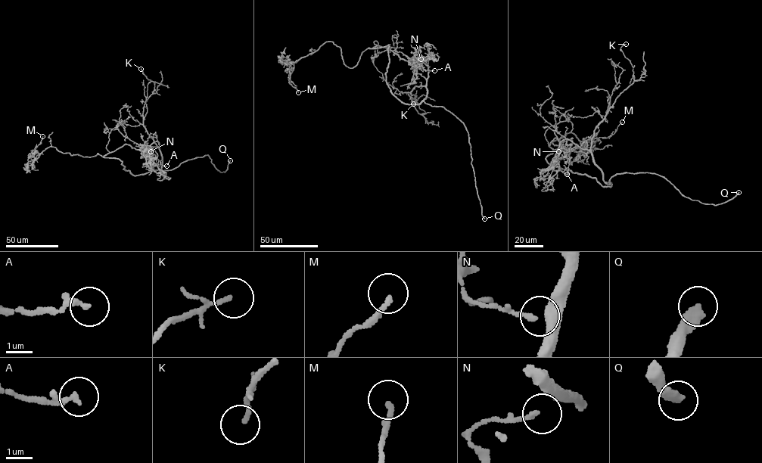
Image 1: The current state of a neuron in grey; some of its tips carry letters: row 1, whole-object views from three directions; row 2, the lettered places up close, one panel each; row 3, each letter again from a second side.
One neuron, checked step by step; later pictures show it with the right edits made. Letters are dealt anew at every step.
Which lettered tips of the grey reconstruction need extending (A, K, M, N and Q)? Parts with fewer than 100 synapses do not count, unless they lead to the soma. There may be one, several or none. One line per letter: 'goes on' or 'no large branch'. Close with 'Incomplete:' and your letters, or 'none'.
A: no large branch
K: no large branch
M: no large branch
N: no large branch
Q: goes on
Incomplete: Q

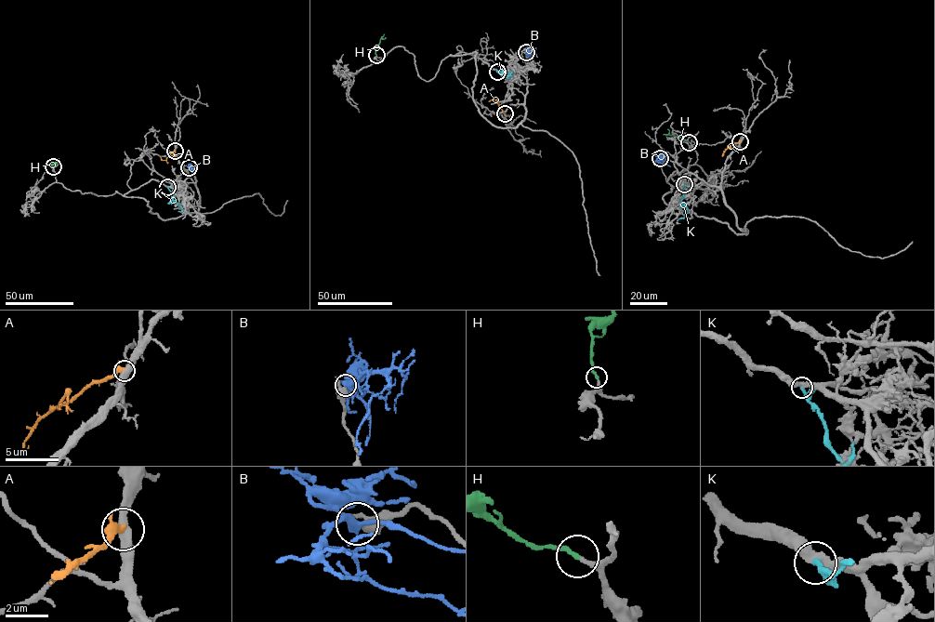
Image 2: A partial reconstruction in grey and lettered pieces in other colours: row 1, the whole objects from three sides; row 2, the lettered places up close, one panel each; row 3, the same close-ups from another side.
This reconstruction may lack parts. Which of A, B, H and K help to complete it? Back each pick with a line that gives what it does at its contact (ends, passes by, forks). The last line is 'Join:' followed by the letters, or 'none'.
H: it ends
Join: H

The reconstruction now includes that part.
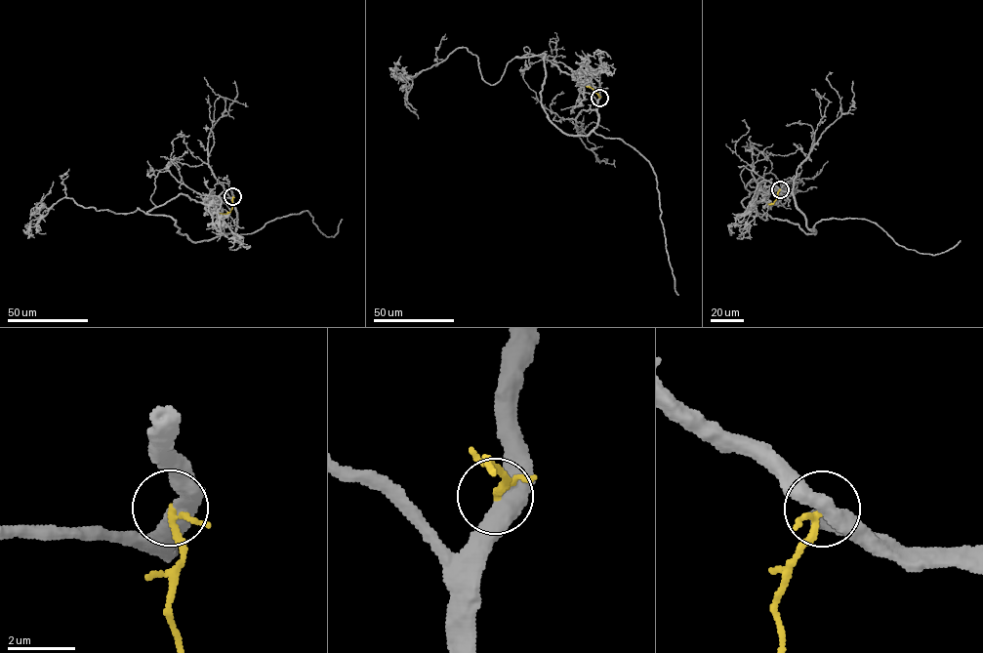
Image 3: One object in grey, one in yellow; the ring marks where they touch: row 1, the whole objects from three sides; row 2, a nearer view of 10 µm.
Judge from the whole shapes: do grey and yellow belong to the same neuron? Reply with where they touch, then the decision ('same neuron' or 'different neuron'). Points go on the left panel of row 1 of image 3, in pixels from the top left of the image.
place (232, 196); different neuron

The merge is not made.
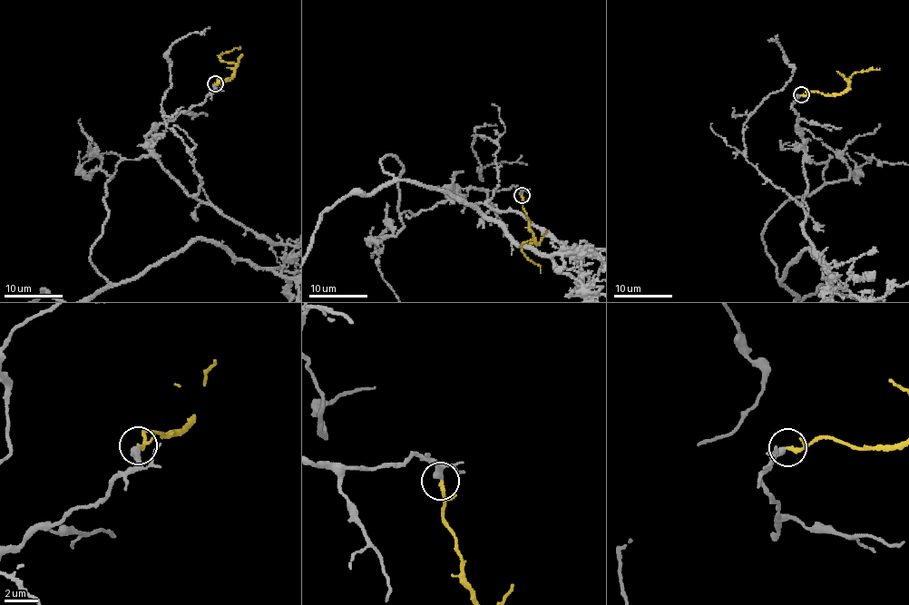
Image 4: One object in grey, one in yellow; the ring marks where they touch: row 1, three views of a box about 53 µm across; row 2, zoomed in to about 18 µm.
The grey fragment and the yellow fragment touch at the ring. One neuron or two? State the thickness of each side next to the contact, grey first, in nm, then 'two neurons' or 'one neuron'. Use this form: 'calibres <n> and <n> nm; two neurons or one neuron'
calibres 280 and 170 nm; one neuron

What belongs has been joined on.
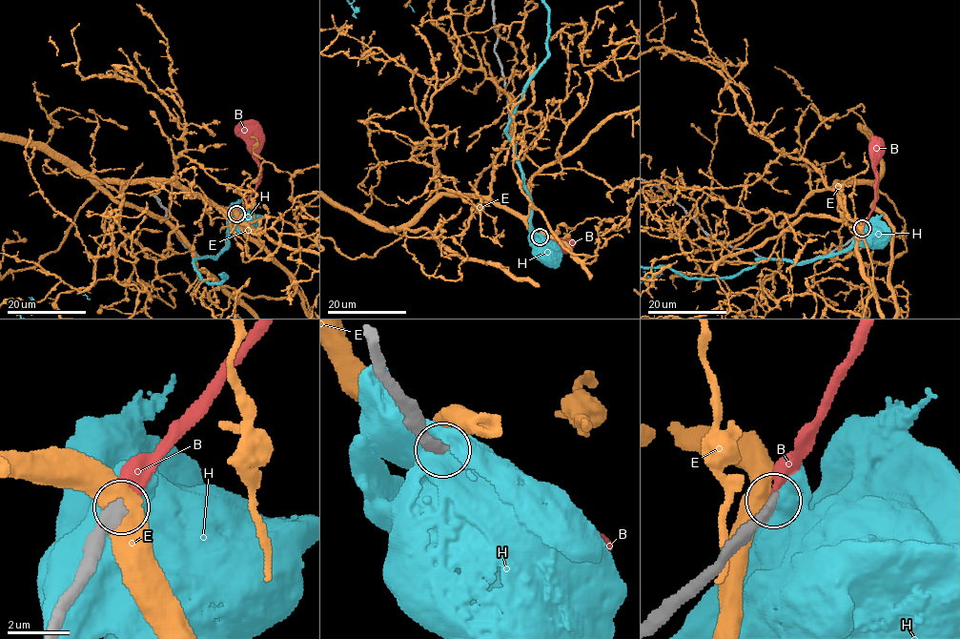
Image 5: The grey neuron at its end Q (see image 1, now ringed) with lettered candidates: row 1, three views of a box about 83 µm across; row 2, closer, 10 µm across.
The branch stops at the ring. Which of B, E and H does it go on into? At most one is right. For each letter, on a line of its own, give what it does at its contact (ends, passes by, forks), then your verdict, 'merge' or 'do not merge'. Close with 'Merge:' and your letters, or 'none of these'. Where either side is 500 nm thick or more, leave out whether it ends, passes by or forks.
B: it ends there; merge
E: do not merge
H: do not merge
Merge: B

